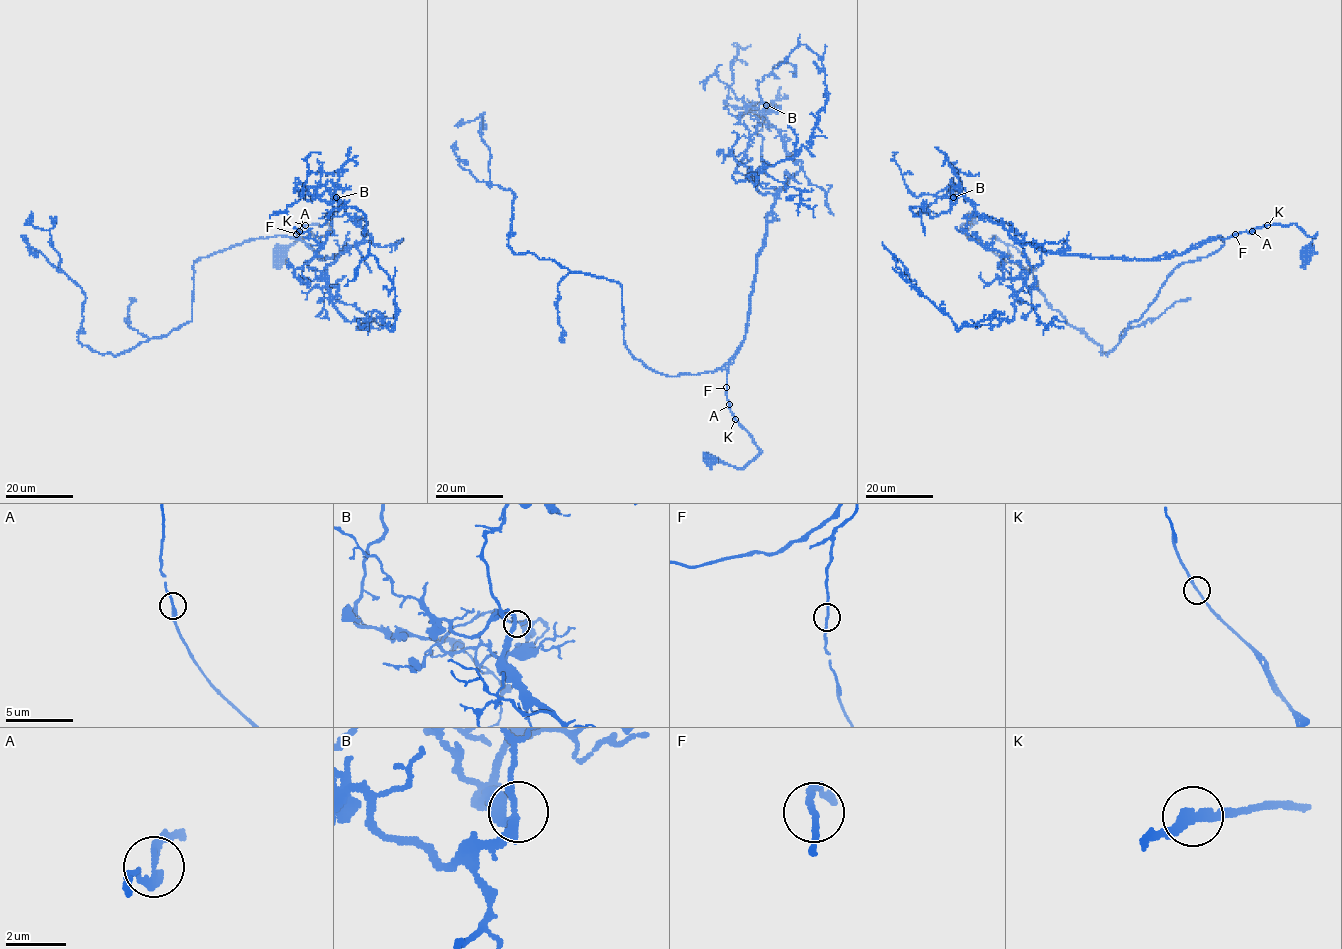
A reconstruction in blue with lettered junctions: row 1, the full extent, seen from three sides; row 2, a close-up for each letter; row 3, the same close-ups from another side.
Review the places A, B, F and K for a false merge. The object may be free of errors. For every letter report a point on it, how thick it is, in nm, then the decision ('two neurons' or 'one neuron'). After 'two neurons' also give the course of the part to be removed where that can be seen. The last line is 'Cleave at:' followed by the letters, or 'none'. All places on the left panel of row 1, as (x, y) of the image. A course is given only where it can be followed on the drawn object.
A: (299, 231) | 220 nm | one neuron
B: (336, 197) | 240 nm | one neuron
F: (296, 234) | 160 nm | one neuron
K: (305, 225) | 190 nm | one neuron
Cleave at: none

